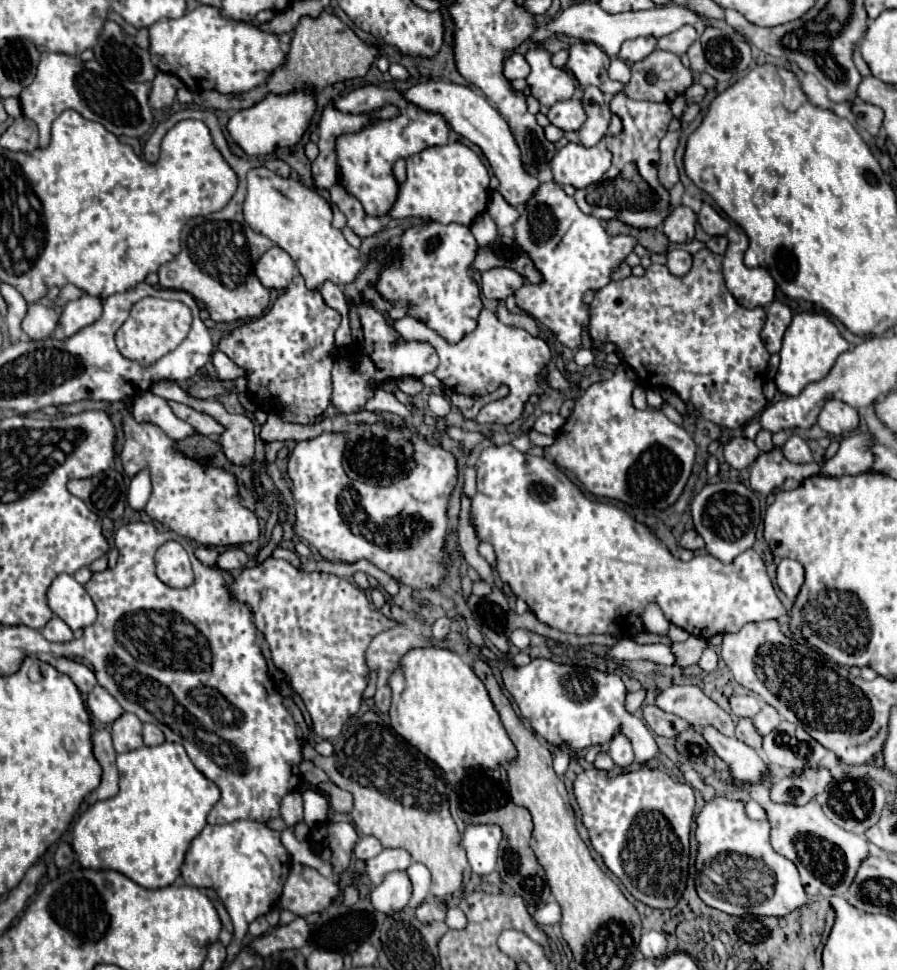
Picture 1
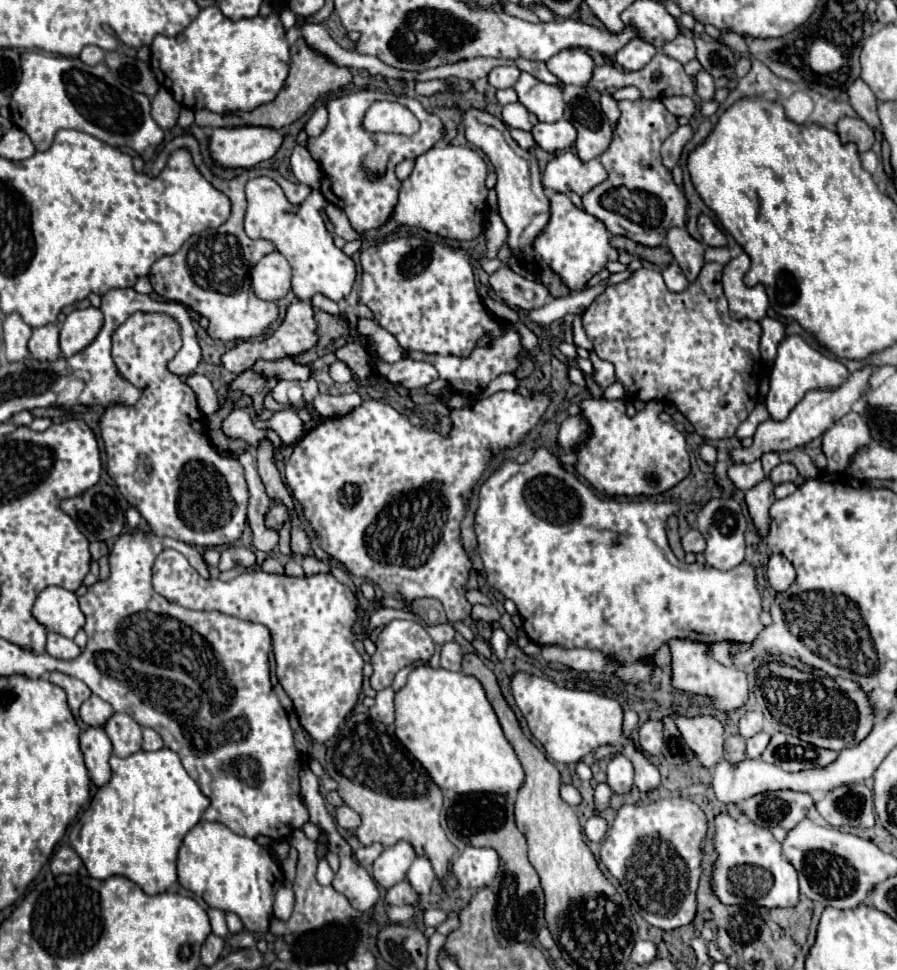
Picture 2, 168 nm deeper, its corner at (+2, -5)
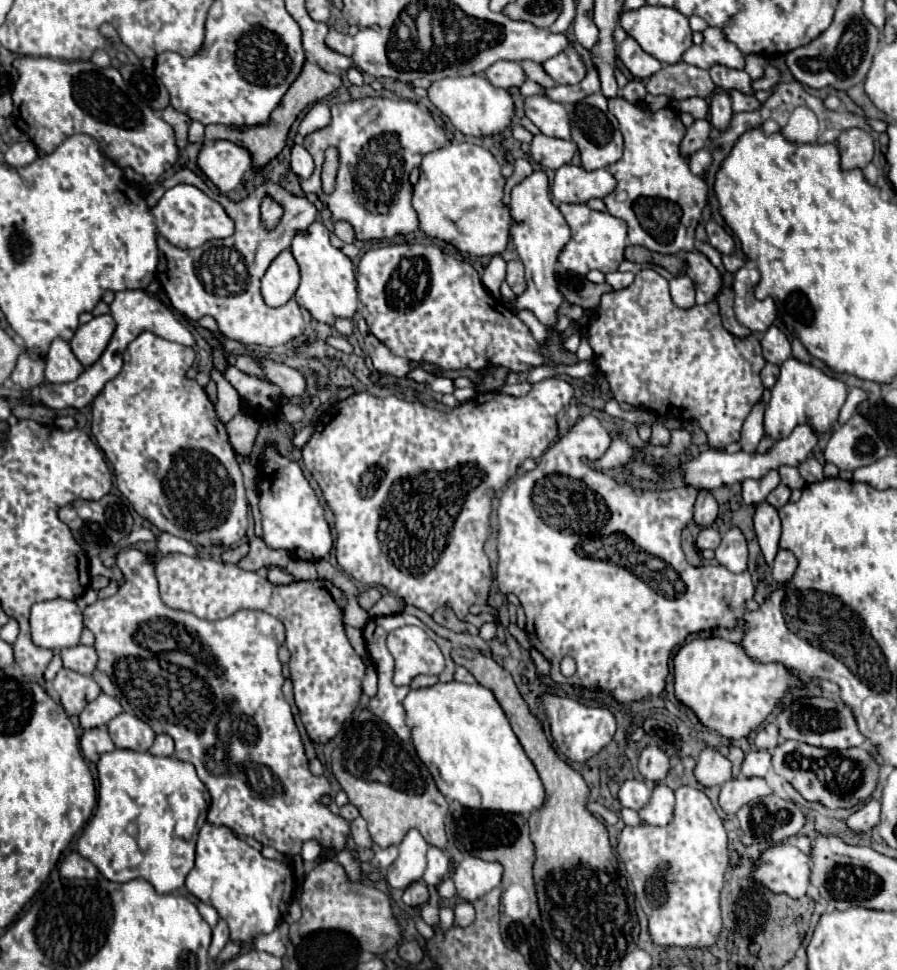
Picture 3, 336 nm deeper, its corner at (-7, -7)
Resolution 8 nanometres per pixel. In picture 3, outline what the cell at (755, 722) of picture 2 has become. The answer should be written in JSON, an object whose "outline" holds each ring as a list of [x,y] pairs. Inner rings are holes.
{"outline":[[[765,724],[763,728],[757,730],[755,746],[759,750],[773,750],[779,744],[779,728],[775,724]]]}

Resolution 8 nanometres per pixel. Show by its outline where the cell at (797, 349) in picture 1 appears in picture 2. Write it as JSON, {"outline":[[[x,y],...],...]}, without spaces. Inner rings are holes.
{"outline":[[[798,334],[786,336],[778,344],[778,356],[774,360],[772,374],[770,374],[770,392],[766,396],[768,412],[770,412],[770,416],[774,420],[784,420],[790,414],[790,410],[804,398],[804,394],[808,390],[814,390],[814,388],[822,388],[822,390],[836,388],[836,386],[844,384],[844,380],[848,376],[850,376],[850,372],[848,372],[848,368],[840,360],[828,358],[820,350],[814,350]]]}

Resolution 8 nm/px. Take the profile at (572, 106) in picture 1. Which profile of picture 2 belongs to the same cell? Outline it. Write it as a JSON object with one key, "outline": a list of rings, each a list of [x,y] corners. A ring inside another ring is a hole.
{"outline":[[[564,118],[558,120],[556,124],[538,122],[532,128],[532,134],[534,134],[536,144],[546,152],[564,150],[564,148],[572,146],[576,140],[576,128],[572,128],[572,124],[568,124],[568,120],[564,120]]]}

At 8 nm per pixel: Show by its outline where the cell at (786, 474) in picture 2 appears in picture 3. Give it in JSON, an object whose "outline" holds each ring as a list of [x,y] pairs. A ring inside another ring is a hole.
{"outline":[[[779,484],[779,486],[767,496],[767,502],[769,502],[771,506],[777,506],[777,510],[779,510],[781,506],[785,506],[785,502],[789,502],[789,496],[791,496],[791,490],[789,490],[787,486]]]}

